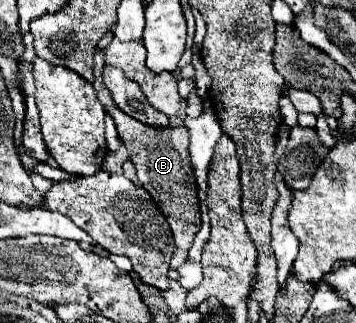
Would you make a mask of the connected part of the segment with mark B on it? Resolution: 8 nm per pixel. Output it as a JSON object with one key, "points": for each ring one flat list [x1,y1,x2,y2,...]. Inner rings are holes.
{"points":[[97,51,94,56,95,82,93,82,93,88,97,90,99,100,105,106,105,112,111,114,111,118,115,120,119,138,129,150,129,160,133,162,133,166,137,170,137,178,141,180,141,186,151,194,151,198,155,200,155,204,161,208,163,216,169,222,169,228,173,232,173,242,175,242,175,252,173,252,173,258,169,264,171,264,171,268,179,268,179,264,185,262,189,246,201,226,197,186,195,186,193,168,189,164,189,152,187,152,189,134,183,126,179,126,179,128,167,126,165,130,151,130,151,126,145,126,145,124,137,122,135,118,129,118,125,112,121,112,115,106,109,90,103,84,101,75,104,66,104,54,102,51]]}

